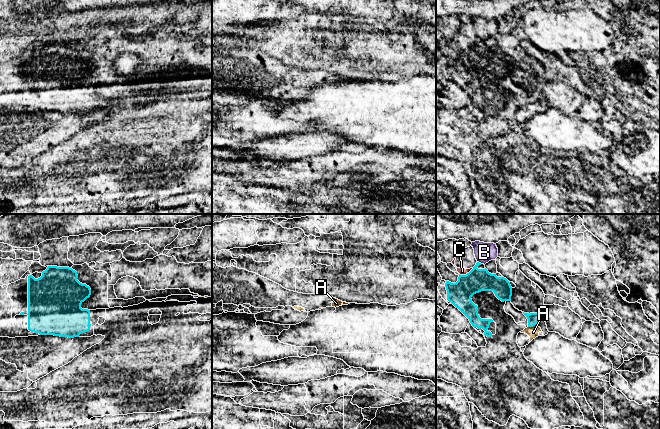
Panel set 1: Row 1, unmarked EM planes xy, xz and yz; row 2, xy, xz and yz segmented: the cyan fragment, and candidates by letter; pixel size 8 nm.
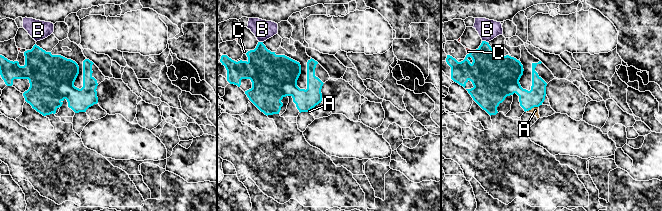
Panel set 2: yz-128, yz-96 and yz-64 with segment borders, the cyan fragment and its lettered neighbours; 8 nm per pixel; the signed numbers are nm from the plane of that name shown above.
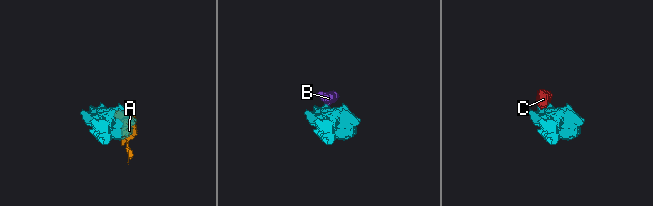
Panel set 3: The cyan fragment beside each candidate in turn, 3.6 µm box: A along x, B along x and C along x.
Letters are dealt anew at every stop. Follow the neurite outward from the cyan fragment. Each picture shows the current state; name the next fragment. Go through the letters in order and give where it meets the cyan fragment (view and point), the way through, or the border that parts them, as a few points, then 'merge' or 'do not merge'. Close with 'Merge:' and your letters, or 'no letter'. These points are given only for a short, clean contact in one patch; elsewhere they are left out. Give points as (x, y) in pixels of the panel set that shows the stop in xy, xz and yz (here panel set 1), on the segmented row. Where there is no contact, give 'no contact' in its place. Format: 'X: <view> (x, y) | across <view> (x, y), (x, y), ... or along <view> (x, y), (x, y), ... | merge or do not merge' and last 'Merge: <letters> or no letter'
A: yz (531, 326) | along yz (534, 325), (528, 327) | do not merge
B: yz (478, 262) | along yz (477, 261), (481, 263) | do not merge
C: yz (467, 273) | do not merge
Merge: no letter

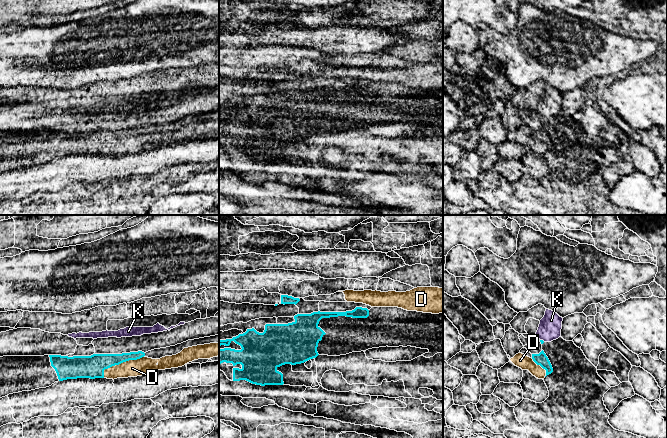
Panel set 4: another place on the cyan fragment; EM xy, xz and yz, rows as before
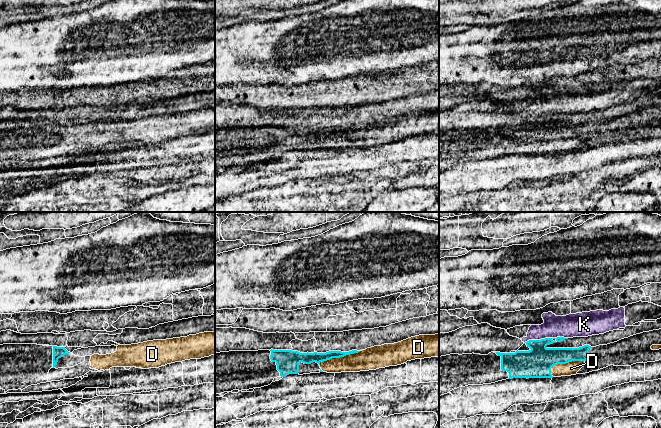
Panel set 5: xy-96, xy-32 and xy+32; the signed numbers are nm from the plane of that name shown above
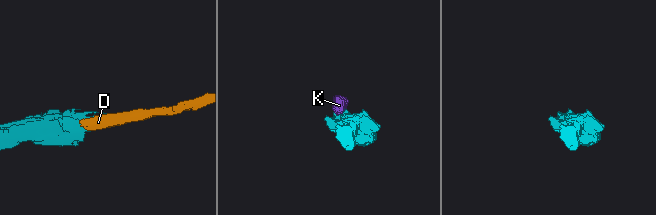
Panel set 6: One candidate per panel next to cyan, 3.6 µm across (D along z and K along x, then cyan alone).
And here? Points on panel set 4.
D: xy (120, 363) | across xy (93, 366), (114, 366), (120, 363), (132, 368) | merge
K: yz (542, 340) | do not merge
Merge: D

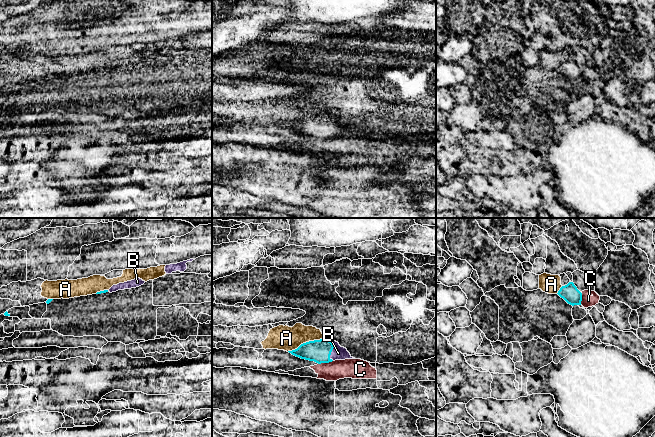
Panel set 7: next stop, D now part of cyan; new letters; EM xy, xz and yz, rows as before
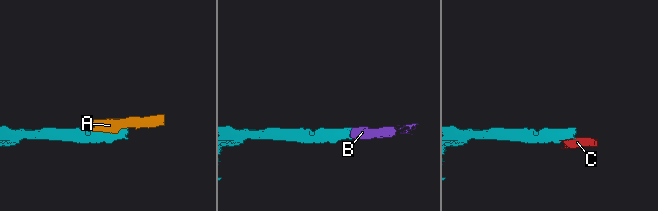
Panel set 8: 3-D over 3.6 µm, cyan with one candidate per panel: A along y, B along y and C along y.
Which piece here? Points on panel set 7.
A: xz (304, 343) | along xz (322, 338), (303, 342), (296, 348), (287, 351) | do not merge
B: xz (331, 351) | across xz (319, 351), (331, 351), (338, 353) | merge
C: xz (325, 362) | along xz (332, 360), (318, 364) | do not merge
Merge: B

